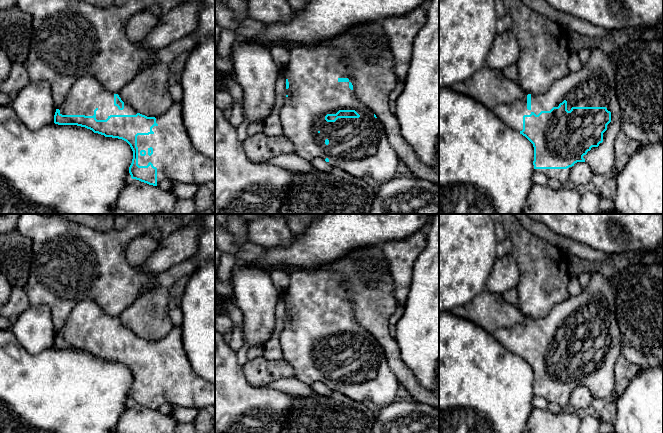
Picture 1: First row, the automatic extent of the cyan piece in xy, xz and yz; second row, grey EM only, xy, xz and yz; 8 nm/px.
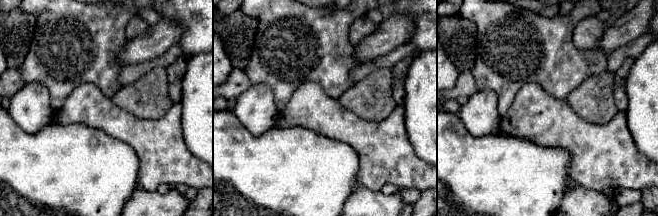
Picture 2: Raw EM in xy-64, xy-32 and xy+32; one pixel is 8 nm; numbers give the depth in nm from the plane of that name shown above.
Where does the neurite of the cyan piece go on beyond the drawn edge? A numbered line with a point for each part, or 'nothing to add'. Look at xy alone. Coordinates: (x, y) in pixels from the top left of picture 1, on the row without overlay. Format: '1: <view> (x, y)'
1: xy (174, 380)

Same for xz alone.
1: xz (359, 370)

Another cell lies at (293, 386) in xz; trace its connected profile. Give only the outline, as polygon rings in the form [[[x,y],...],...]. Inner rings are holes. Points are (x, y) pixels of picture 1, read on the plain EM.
[[[295,377],[280,379],[262,387],[286,392],[294,396],[301,397],[309,397],[315,393],[310,385],[299,381]]]

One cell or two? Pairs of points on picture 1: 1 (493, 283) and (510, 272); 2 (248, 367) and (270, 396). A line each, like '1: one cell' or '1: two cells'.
1: one cell
2: two cells

